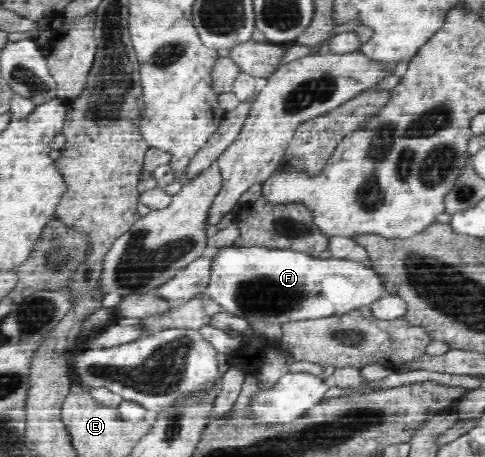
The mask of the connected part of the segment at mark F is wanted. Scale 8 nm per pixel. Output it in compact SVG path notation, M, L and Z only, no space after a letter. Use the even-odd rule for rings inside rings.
M255 245L219 247L219 251L212 259L210 281L206 291L215 303L235 317L245 319L249 323L270 323L280 326L287 320L321 319L343 315L353 308L369 306L381 295L387 295L385 276L374 269L371 271L367 263L335 258L323 260L300 251Z

